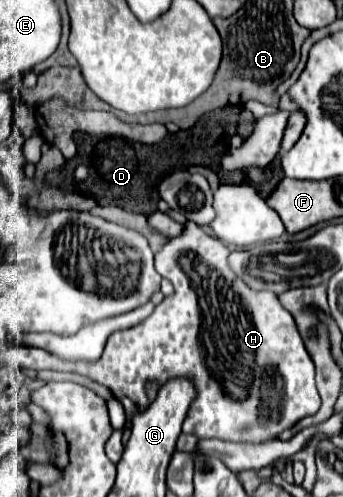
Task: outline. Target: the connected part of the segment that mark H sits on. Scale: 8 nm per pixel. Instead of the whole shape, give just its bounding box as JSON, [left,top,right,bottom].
[18,221,320,443]

